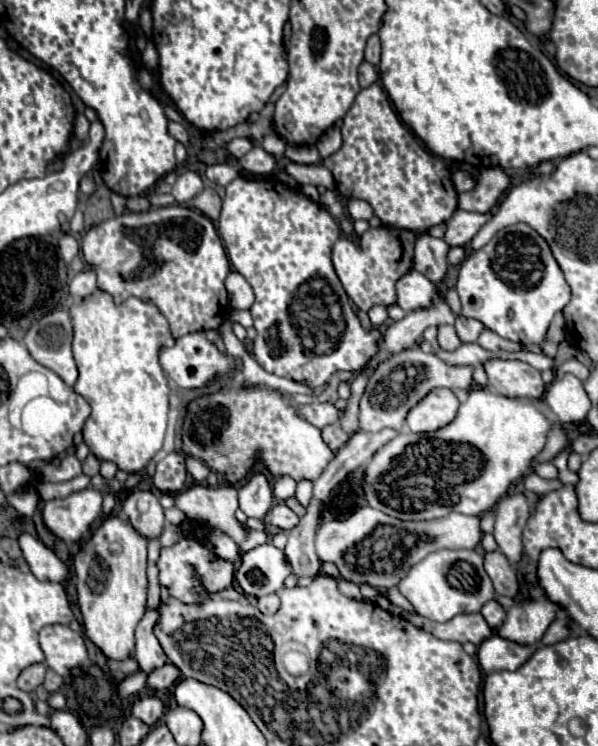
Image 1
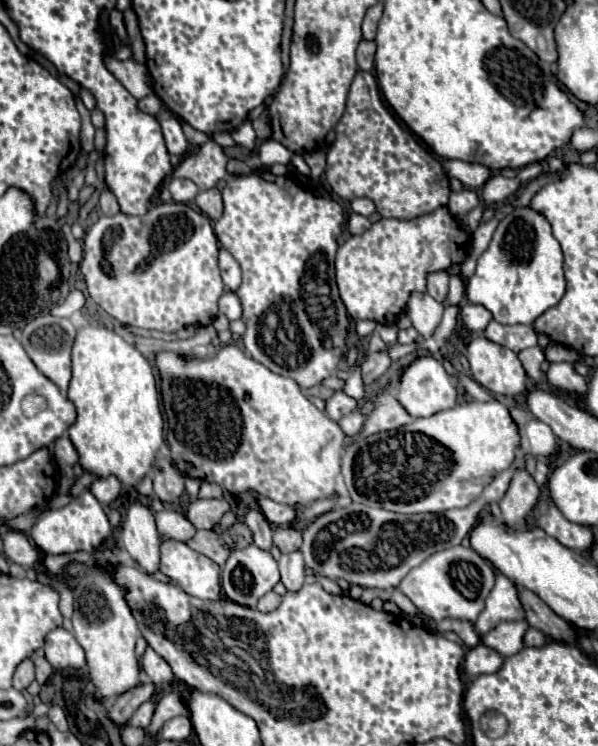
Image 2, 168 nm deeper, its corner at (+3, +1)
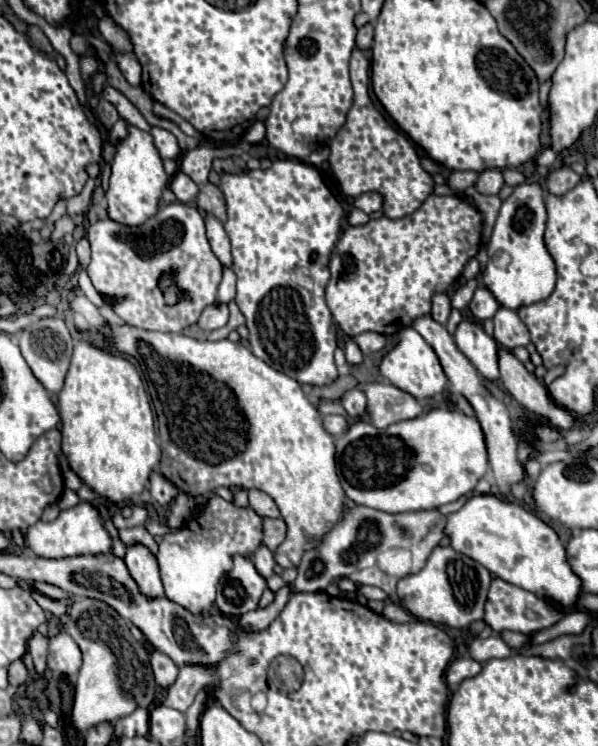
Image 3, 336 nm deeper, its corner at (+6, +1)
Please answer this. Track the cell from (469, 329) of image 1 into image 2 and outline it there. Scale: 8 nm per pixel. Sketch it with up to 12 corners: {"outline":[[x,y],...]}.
{"outline":[[477,304],[461,306],[459,316],[471,332],[483,332],[491,314]]}

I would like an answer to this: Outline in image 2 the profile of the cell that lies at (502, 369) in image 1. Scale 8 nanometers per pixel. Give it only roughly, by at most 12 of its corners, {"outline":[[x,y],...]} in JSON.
{"outline":[[479,336],[467,358],[489,392],[527,394],[529,376],[509,348]]}

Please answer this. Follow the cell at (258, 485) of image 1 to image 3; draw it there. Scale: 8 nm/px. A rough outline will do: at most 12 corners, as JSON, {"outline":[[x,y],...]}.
{"outline":[[266,546],[254,554],[254,564],[266,580],[274,574],[274,556]]}

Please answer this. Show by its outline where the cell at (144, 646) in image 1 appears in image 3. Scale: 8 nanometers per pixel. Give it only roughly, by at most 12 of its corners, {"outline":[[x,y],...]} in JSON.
{"outline":[[152,652],[154,678],[170,688],[178,676],[178,666],[164,652]]}

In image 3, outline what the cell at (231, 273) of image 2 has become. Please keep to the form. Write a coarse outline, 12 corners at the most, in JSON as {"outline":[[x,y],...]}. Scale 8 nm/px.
{"outline":[[206,214],[206,234],[222,266],[232,266],[224,224]]}

